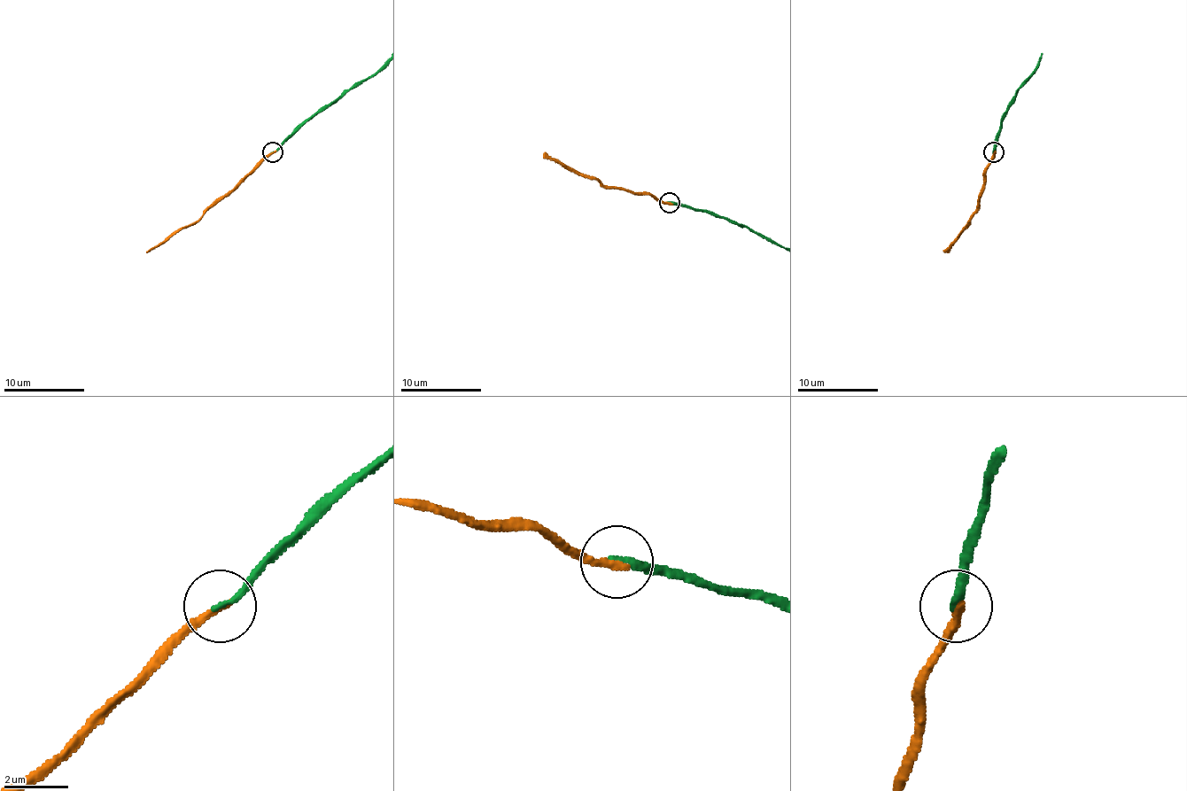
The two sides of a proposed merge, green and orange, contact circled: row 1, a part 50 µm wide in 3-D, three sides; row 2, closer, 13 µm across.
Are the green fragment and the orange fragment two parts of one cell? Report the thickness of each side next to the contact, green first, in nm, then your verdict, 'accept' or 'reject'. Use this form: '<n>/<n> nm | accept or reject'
200/240 nm | accept

